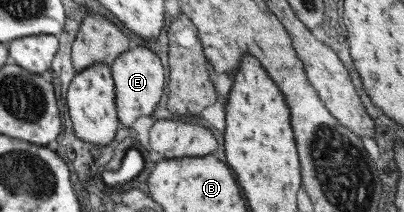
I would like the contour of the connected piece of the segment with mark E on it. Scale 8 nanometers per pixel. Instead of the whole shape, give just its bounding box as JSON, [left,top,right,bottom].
[110,46,163,128]

